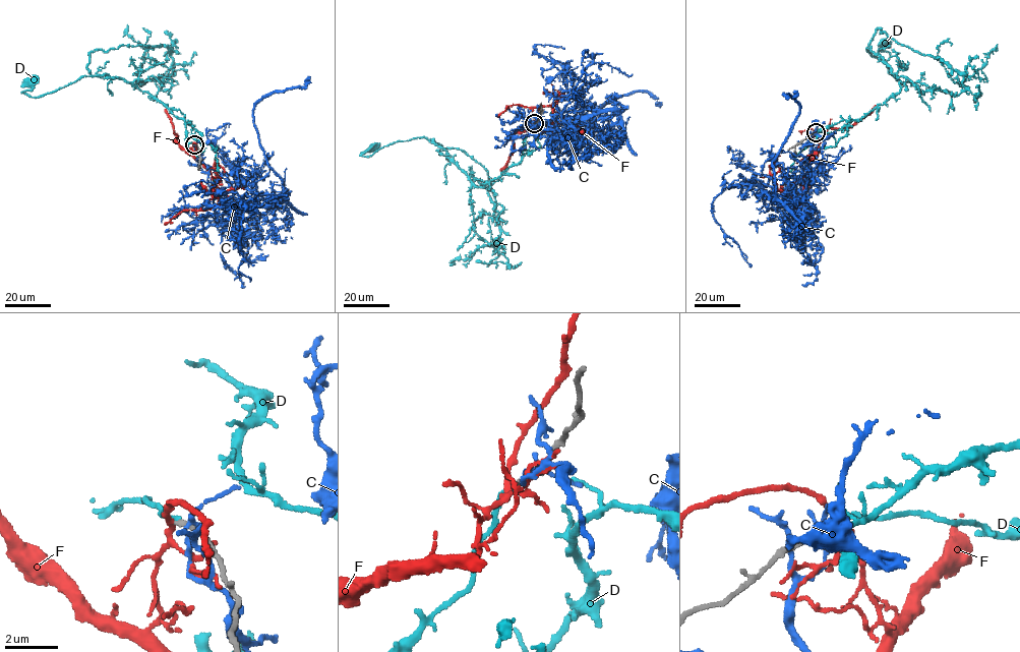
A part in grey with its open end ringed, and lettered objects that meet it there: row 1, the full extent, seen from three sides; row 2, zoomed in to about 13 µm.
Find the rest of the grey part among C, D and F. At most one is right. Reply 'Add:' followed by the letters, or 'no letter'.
Add: D

